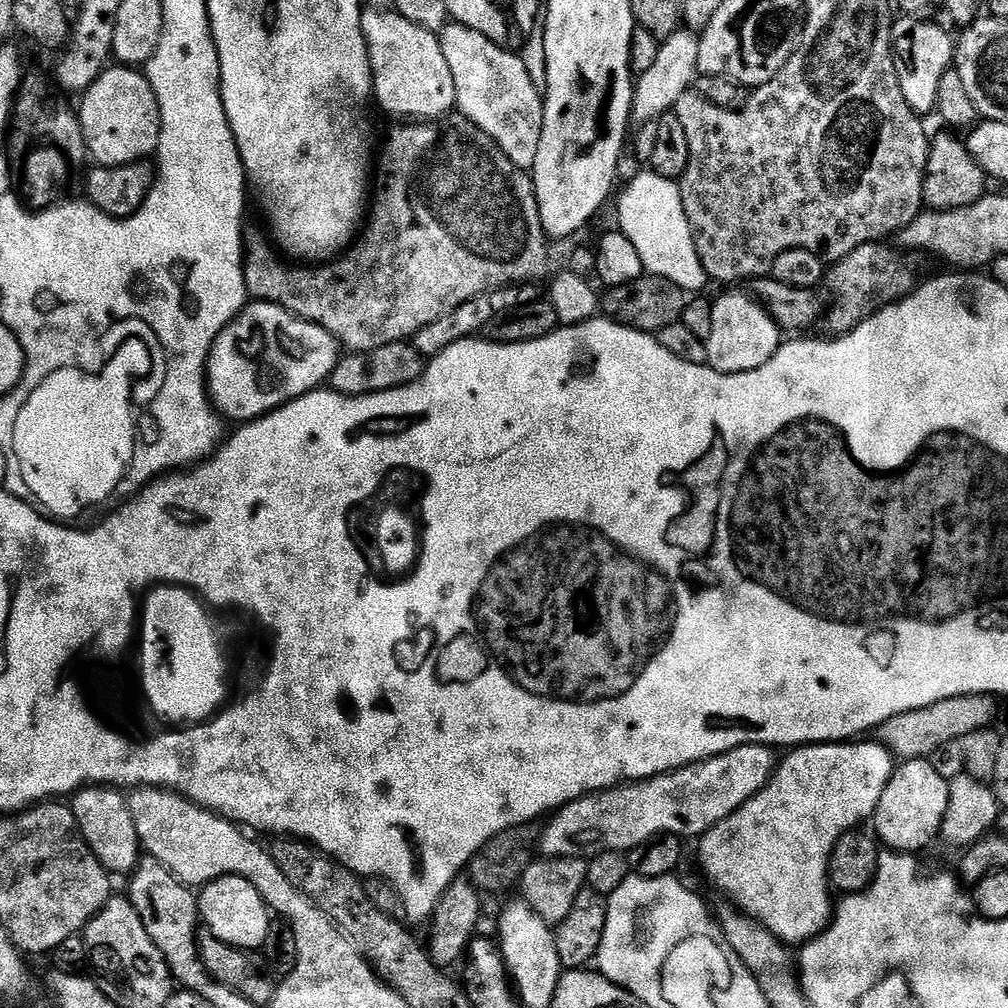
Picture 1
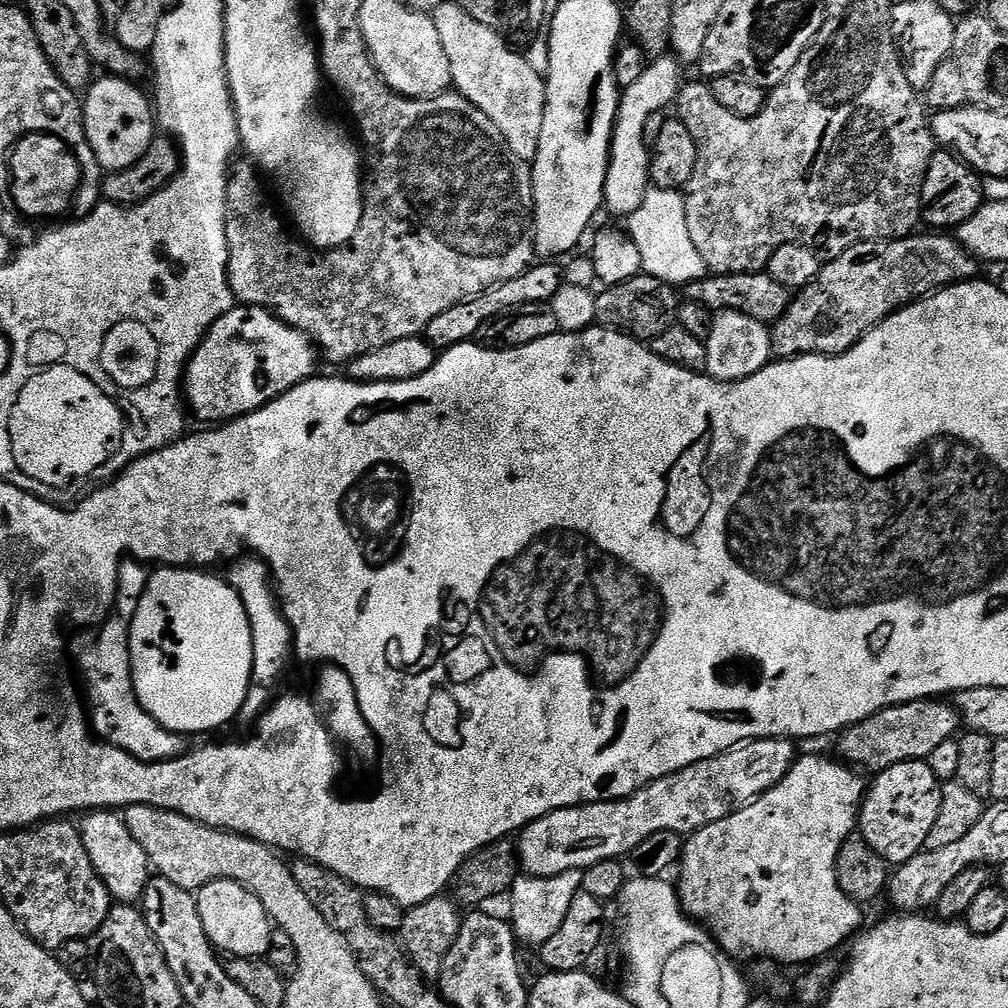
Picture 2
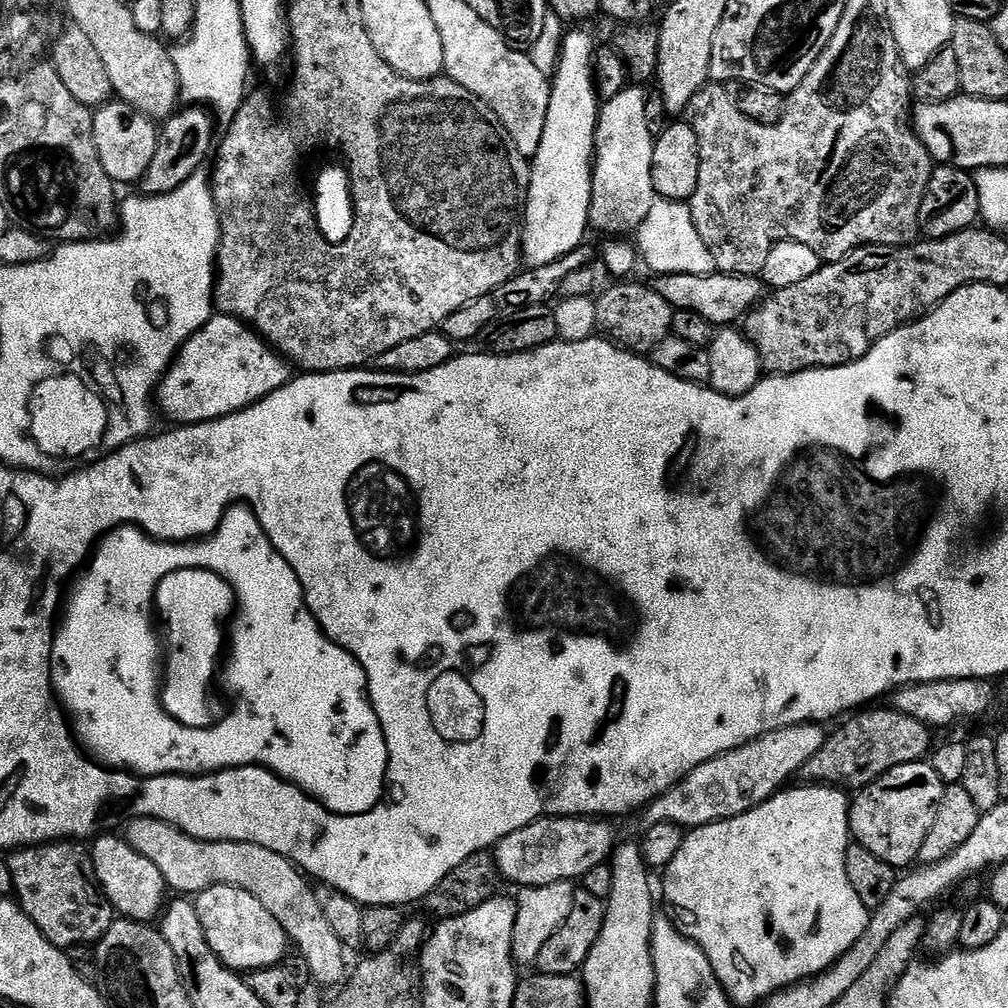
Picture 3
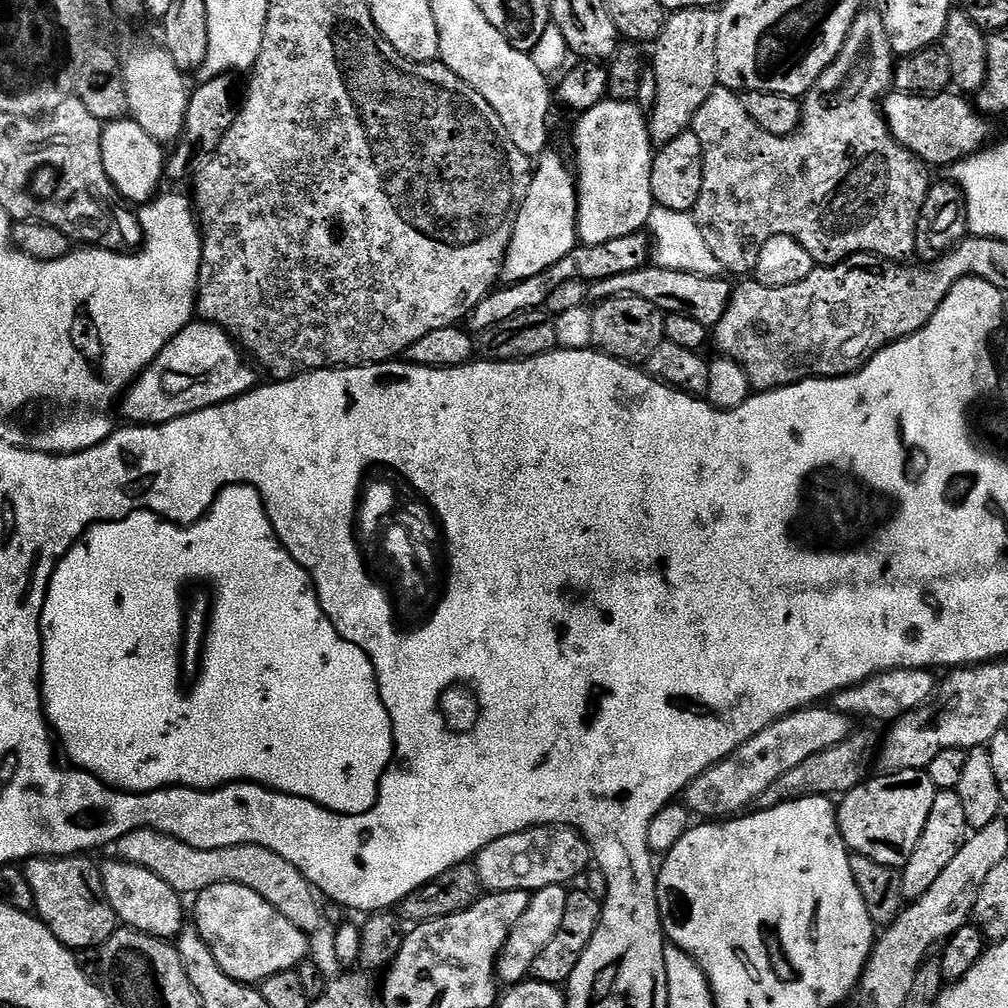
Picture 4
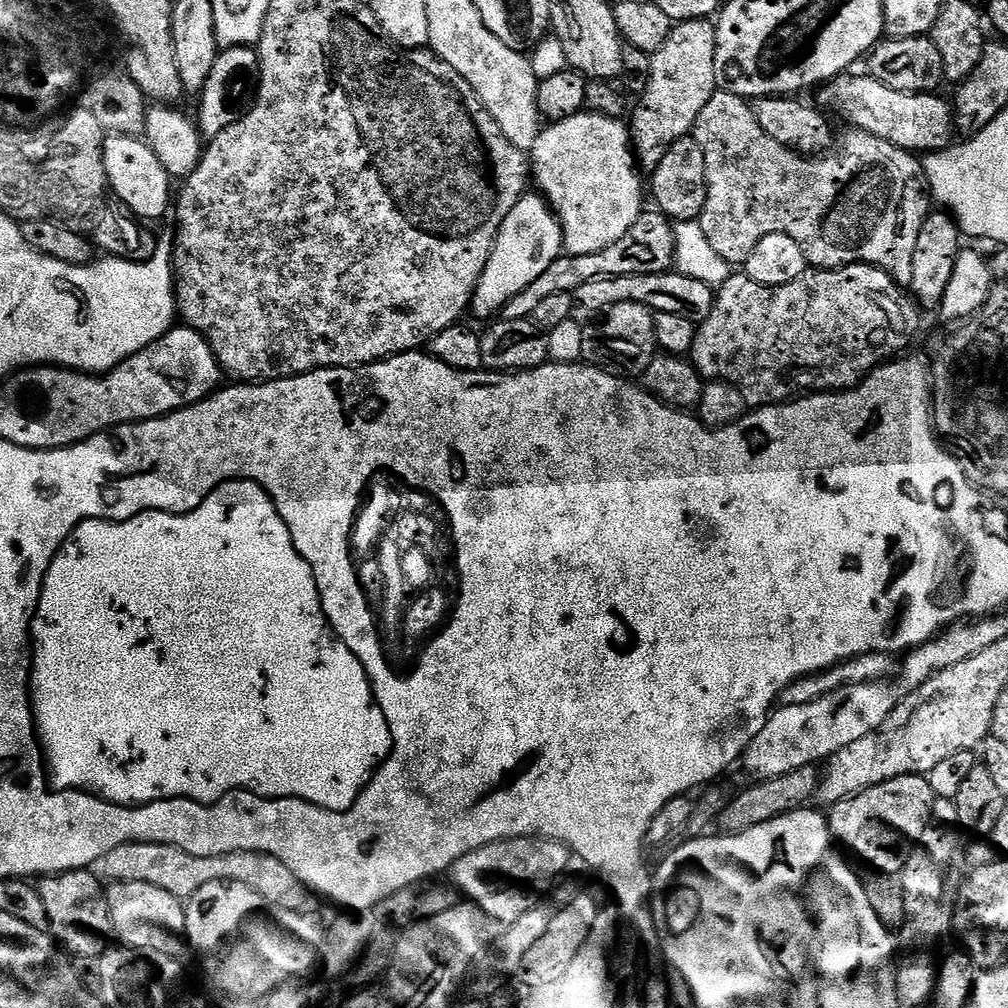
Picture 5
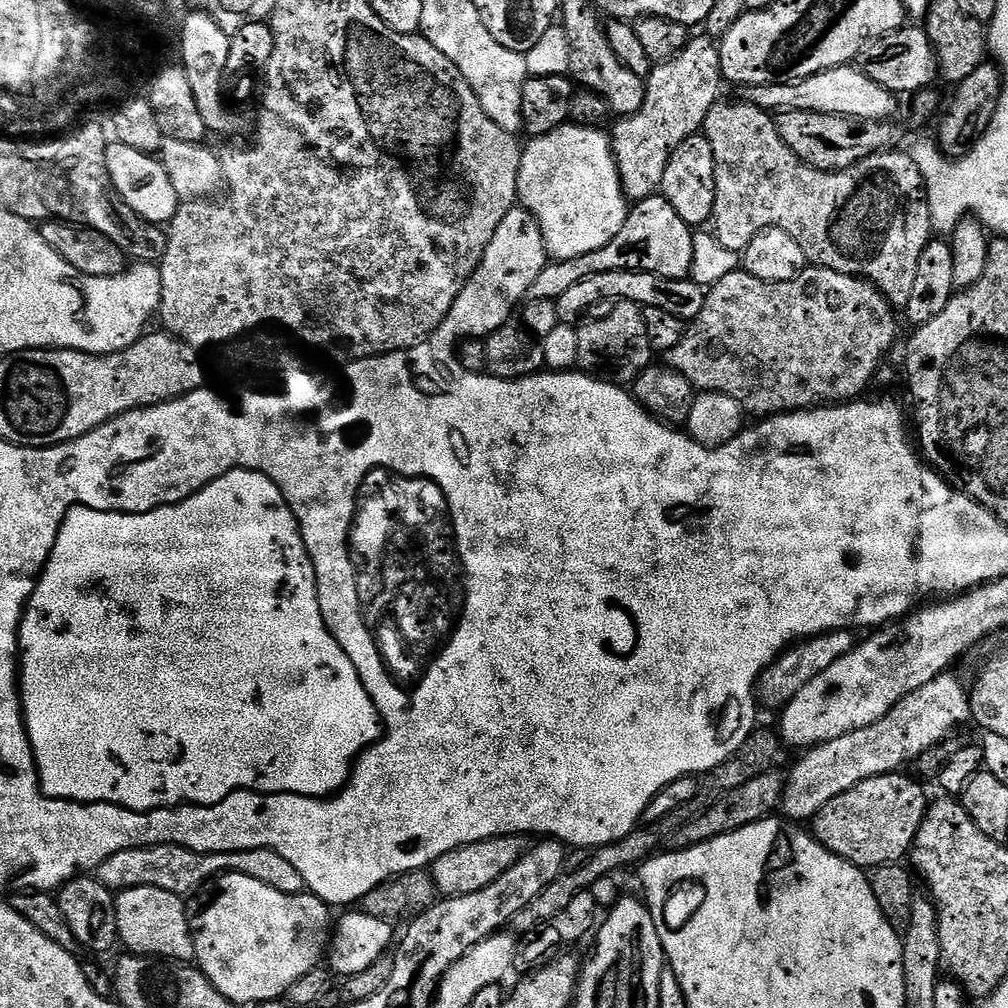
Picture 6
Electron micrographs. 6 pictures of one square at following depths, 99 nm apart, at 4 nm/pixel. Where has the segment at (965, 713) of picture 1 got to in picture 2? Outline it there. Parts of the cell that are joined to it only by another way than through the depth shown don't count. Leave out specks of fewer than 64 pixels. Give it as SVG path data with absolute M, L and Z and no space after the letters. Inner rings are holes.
M929 698L915 700L909 704L895 704L875 712L870 718L839 733L839 759L853 769L872 772L871 774L885 772L890 766L898 766L902 762L927 761L928 756L942 742L953 739L962 728L960 713L951 703L944 703L948 702Z

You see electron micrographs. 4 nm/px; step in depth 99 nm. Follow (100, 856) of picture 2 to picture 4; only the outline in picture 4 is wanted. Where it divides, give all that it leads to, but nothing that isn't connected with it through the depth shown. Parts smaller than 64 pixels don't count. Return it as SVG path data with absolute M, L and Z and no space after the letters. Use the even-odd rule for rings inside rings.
M105 859L105 864L99 865L102 886L106 890L106 898L110 906L116 911L116 919L121 925L134 929L135 932L144 932L147 936L156 936L160 940L171 941L179 936L181 928L185 927L184 908L180 905L181 893L174 891L158 874L150 874L150 870L142 870L142 866L127 864L121 860Z

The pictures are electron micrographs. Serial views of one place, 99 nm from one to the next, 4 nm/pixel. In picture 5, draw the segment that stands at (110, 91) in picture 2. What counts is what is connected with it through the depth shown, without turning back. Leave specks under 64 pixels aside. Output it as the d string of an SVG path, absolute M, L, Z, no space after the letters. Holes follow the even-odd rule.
M115 134L105 135L104 138L104 165L108 182L117 200L132 213L133 216L144 222L156 220L159 216L169 215L170 205L174 200L174 188L172 192L173 177L162 166L162 162L154 154L154 150L139 136L117 136Z

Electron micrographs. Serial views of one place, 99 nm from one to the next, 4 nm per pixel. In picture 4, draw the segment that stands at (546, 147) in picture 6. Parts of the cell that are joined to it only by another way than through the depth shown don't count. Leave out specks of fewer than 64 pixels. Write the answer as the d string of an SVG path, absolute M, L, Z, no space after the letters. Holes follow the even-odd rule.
M606 98L589 112L583 113L576 124L572 144L576 147L576 230L580 244L598 246L614 238L641 231L647 225L654 207L650 190L650 174L654 145L648 133L646 112L635 102L618 102Z

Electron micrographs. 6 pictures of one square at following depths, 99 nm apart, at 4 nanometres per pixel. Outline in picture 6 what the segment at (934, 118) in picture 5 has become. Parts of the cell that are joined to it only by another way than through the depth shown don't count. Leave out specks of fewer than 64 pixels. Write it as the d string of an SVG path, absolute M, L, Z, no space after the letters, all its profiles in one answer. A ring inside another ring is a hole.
M843 64L841 68L822 70L818 74L810 74L810 78L794 84L767 84L753 88L740 88L738 94L741 101L752 104L769 114L779 114L790 110L802 110L814 114L830 114L845 116L851 120L875 120L888 122L896 112L897 97L887 92L874 78L870 78L863 67Z

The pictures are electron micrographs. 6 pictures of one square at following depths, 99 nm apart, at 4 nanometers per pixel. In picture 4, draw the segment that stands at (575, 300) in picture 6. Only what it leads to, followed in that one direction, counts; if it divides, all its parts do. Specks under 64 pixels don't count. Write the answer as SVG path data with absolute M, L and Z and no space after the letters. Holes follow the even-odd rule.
M649 266L626 274L618 274L614 278L595 281L591 285L590 296L596 302L609 300L615 296L646 298L646 302L658 306L665 314L681 312L712 330L722 318L722 314L726 314L728 303L732 301L732 289L733 285L727 284L720 276L699 276L689 272Z

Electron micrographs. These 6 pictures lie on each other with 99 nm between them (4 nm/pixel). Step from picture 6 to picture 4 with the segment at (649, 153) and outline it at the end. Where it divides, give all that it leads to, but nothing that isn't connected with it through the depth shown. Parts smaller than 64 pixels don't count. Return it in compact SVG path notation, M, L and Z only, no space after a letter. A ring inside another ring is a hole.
M683 8L669 15L662 34L654 42L656 53L650 56L650 69L657 76L657 101L647 117L653 145L674 142L678 134L689 131L692 116L702 102L718 87L716 51L718 50L719 11L715 8Z

